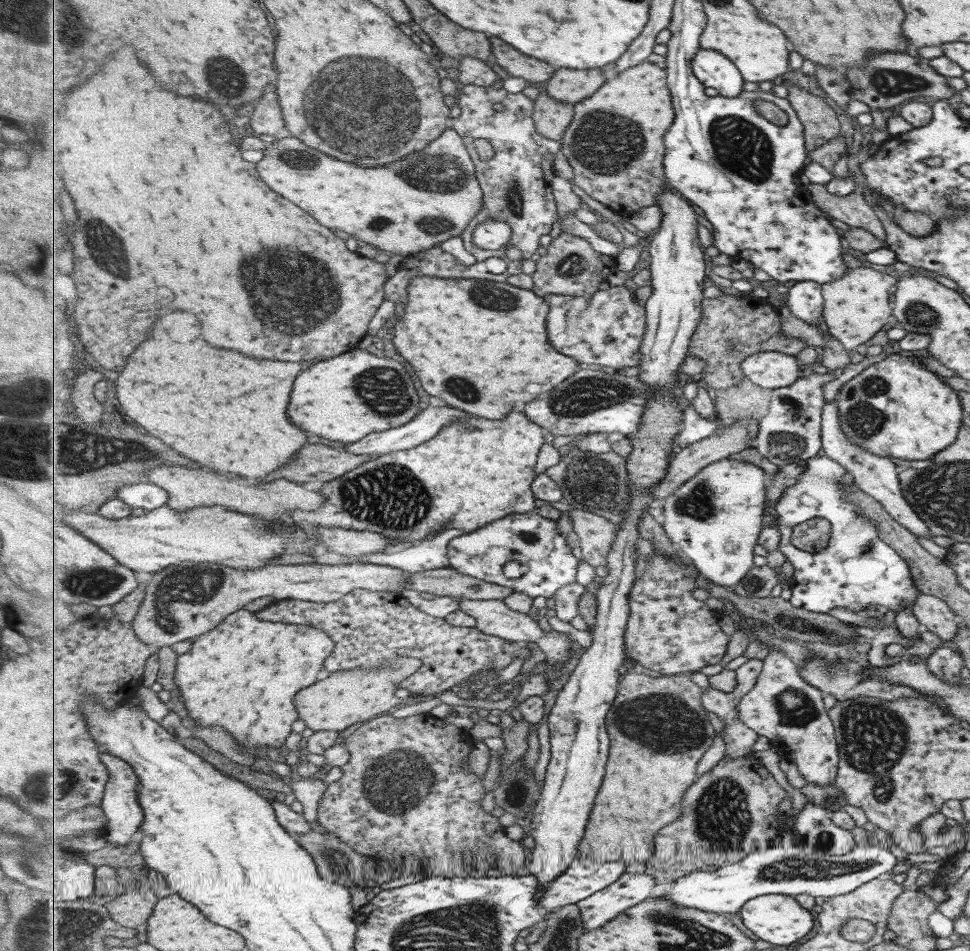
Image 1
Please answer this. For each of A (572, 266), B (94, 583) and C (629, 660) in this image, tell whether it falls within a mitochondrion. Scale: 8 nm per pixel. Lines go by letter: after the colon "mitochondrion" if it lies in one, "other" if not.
A: mitochondrion
B: mitochondrion
C: other

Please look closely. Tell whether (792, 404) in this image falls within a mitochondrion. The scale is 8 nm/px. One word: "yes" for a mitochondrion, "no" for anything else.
yes

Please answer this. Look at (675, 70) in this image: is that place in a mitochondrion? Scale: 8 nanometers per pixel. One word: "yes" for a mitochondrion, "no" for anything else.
no

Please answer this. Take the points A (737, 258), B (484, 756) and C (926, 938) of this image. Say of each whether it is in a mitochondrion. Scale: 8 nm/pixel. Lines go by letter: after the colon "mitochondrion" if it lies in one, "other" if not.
A: other
B: other
C: other

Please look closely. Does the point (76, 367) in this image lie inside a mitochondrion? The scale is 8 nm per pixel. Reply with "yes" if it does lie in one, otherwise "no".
no

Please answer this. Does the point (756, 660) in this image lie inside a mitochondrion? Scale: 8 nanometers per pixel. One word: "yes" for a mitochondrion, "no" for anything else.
no

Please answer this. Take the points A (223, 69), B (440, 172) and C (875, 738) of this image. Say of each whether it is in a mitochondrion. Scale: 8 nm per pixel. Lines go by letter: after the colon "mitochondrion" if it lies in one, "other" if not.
A: mitochondrion
B: mitochondrion
C: mitochondrion

